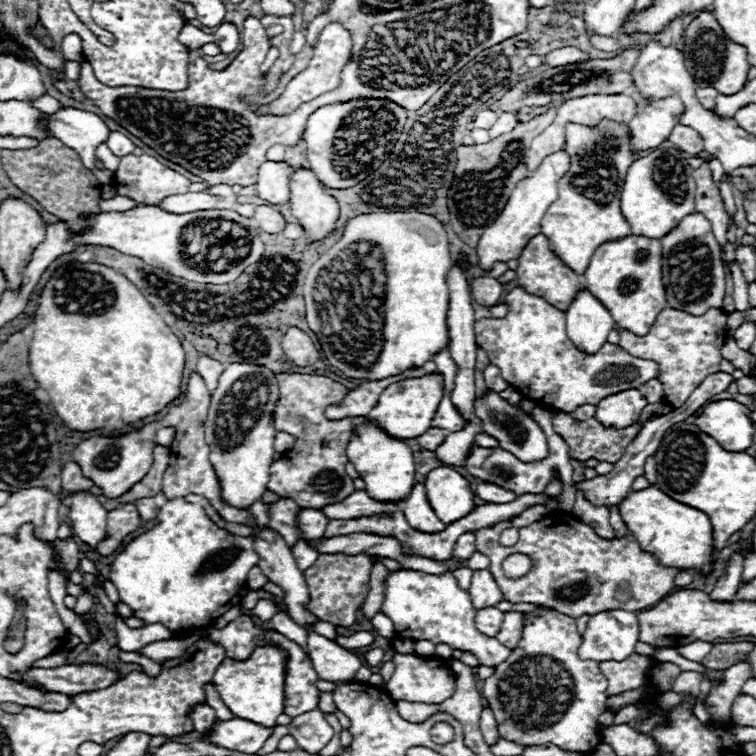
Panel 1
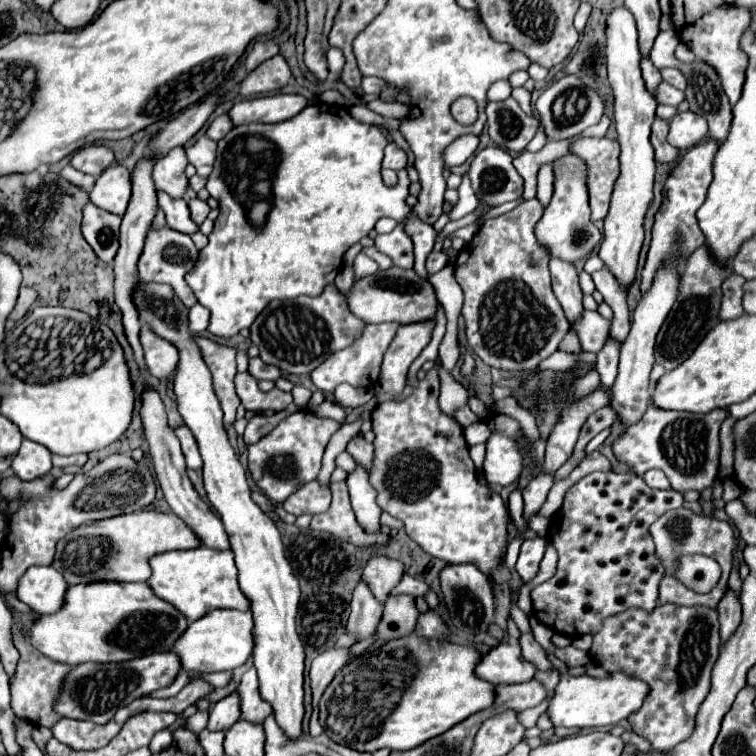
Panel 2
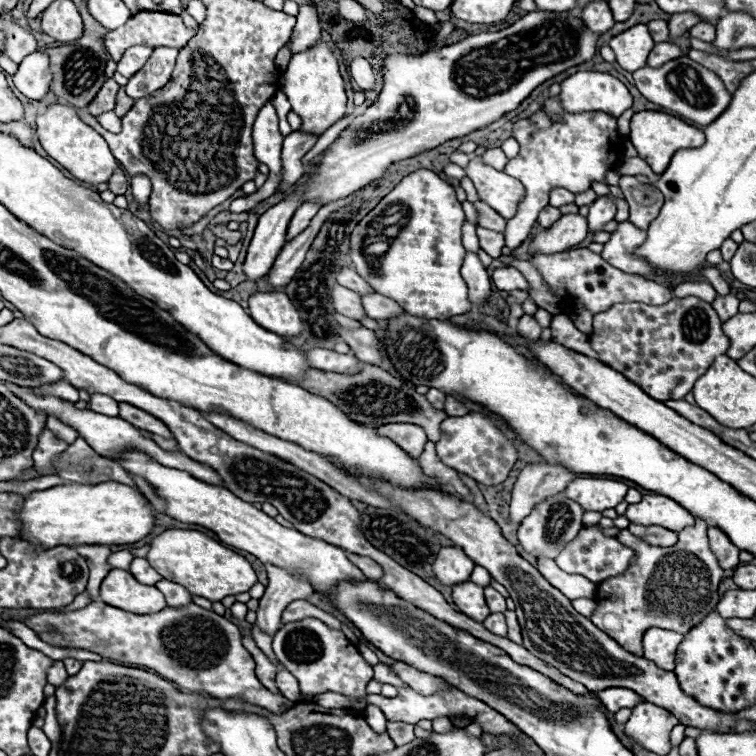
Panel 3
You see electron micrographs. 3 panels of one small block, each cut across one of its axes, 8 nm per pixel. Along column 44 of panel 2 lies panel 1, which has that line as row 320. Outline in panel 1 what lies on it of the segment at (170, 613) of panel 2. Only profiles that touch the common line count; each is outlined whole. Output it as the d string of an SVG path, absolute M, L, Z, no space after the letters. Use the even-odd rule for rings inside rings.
M628 236L616 242L606 242L594 252L590 266L584 272L584 288L604 304L620 328L644 336L666 306L660 260L660 240Z

